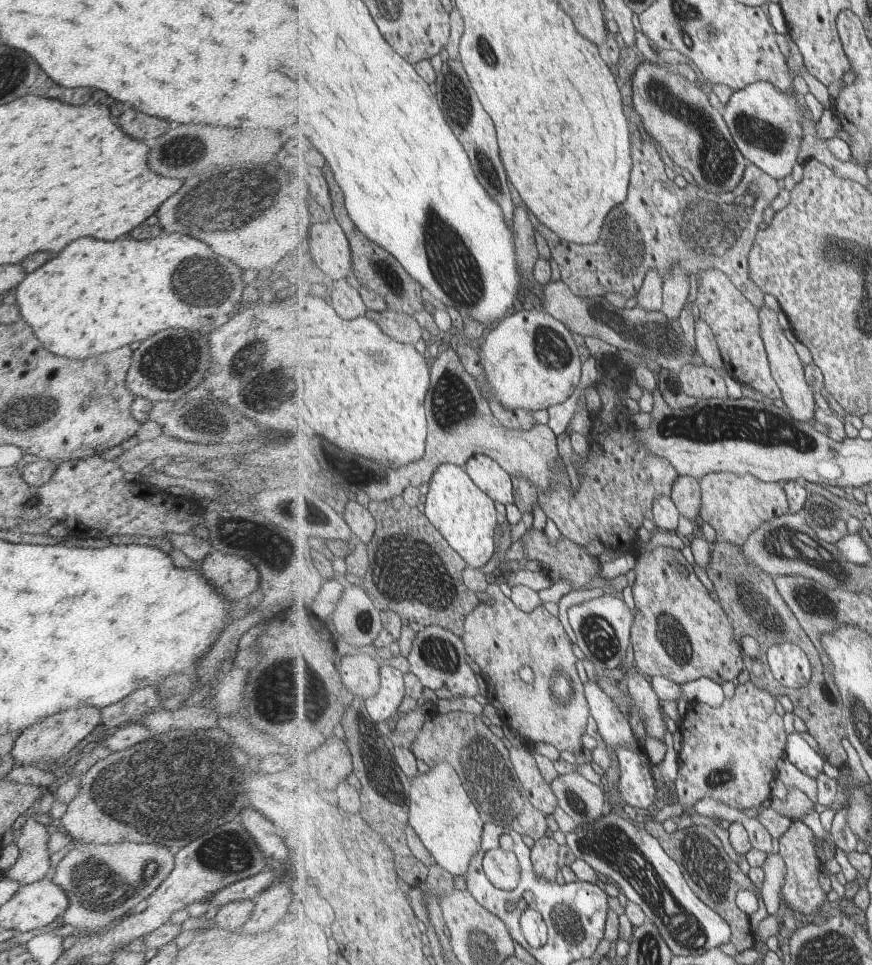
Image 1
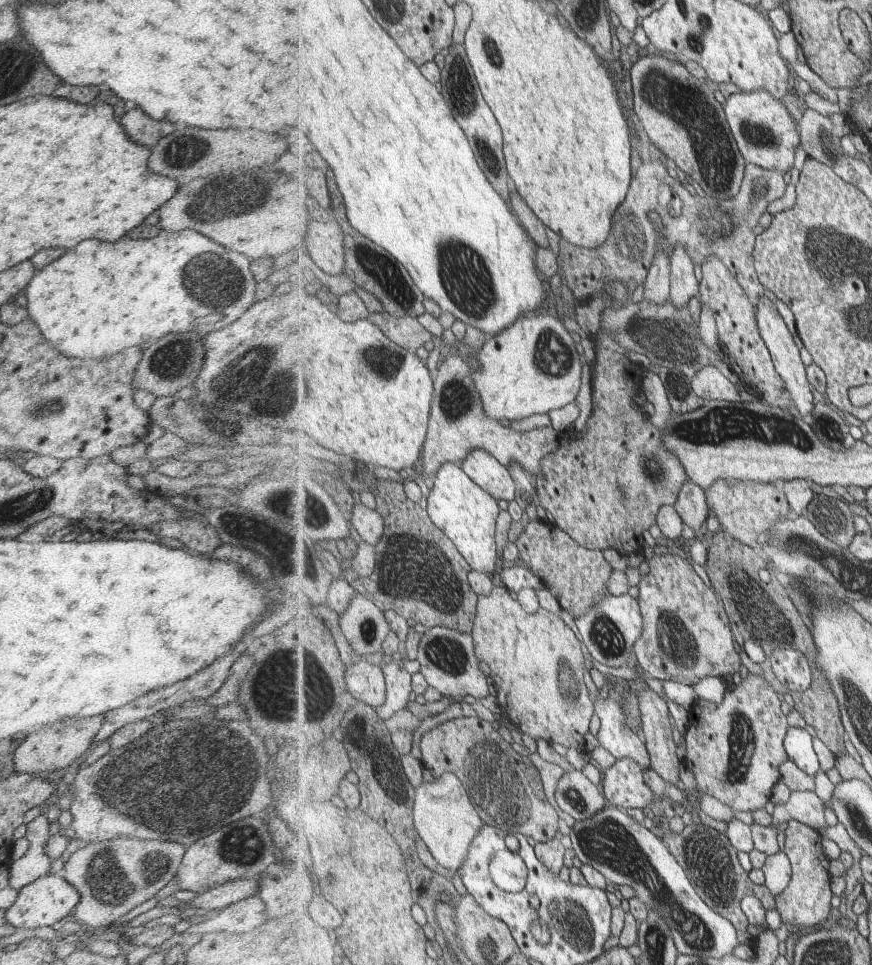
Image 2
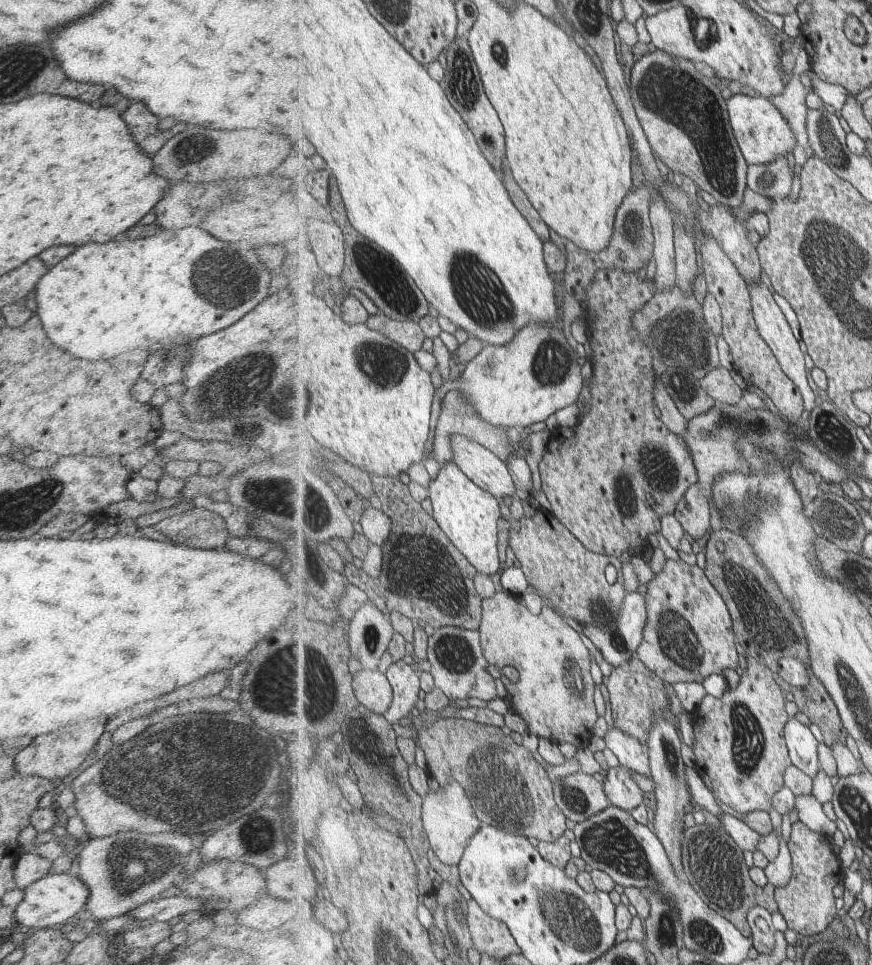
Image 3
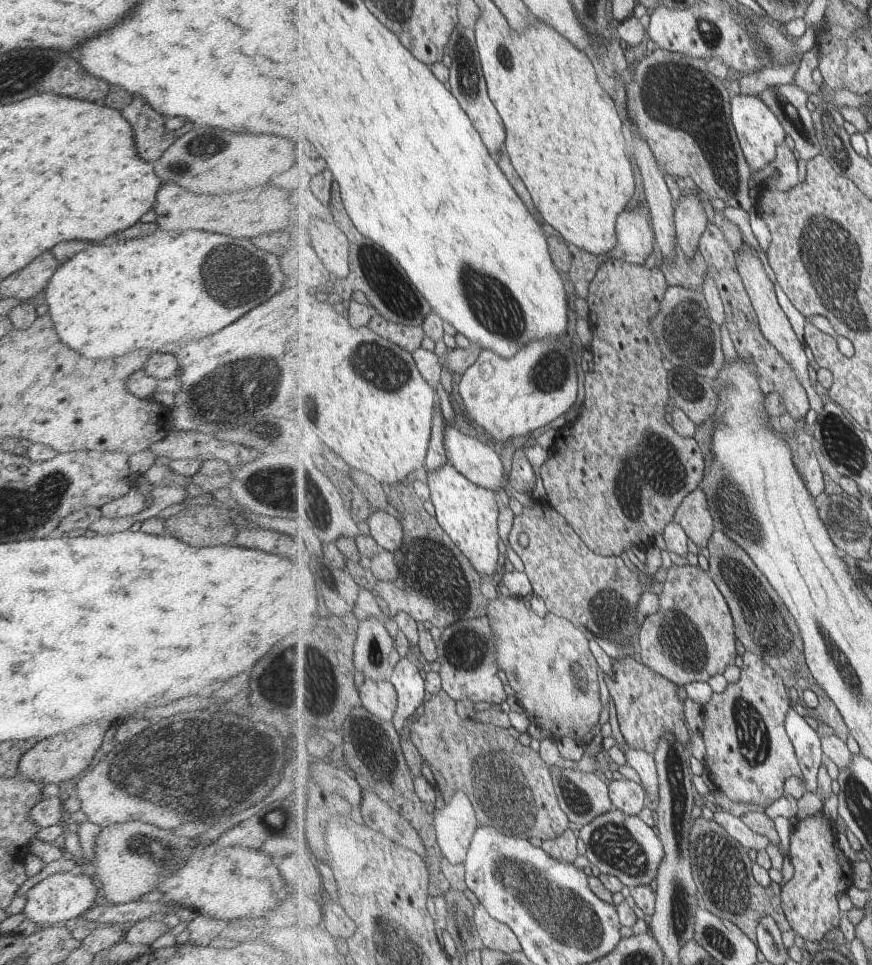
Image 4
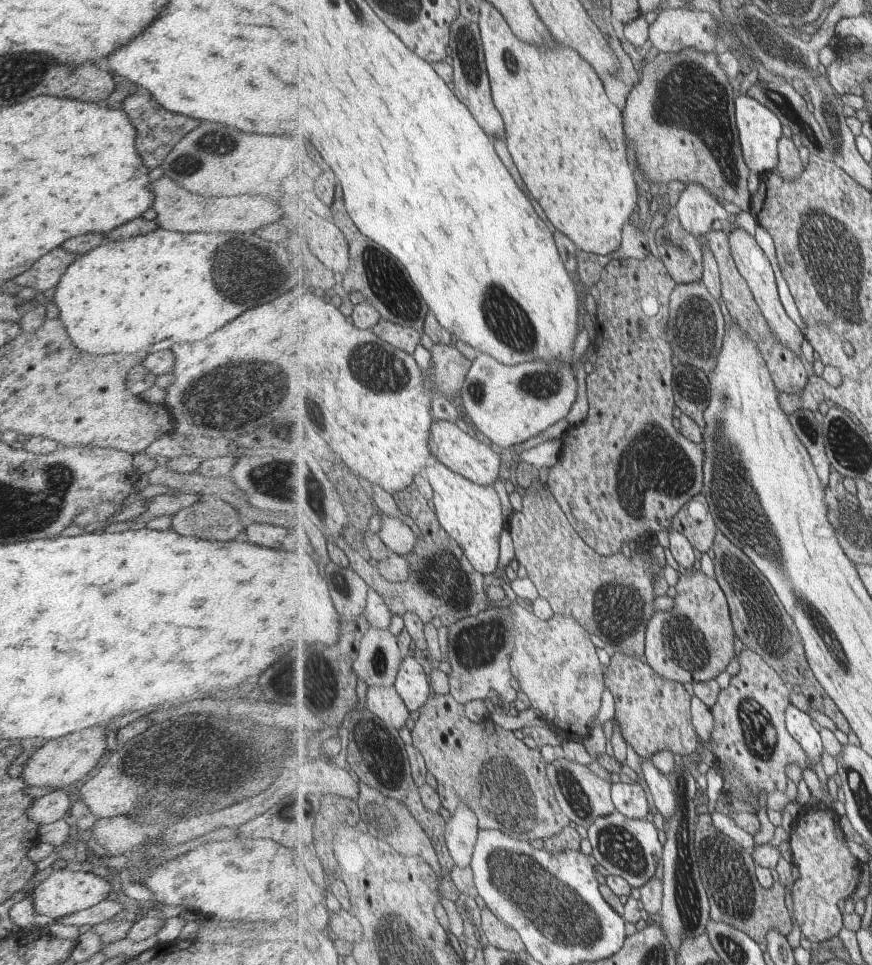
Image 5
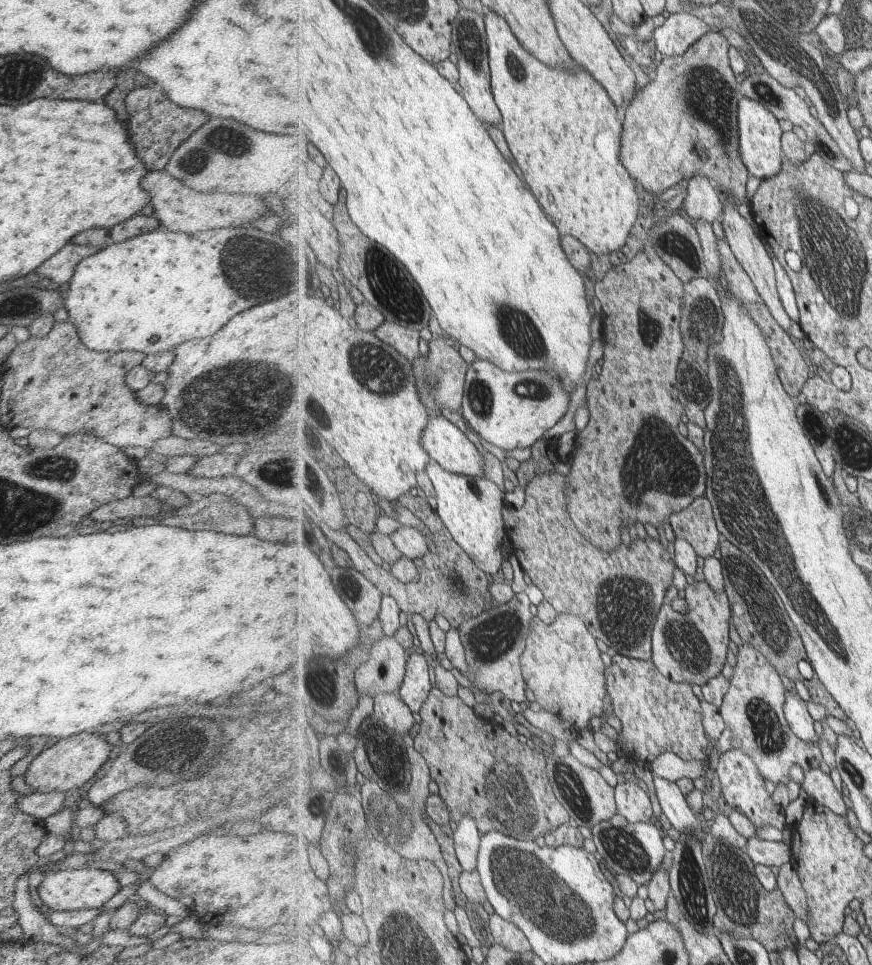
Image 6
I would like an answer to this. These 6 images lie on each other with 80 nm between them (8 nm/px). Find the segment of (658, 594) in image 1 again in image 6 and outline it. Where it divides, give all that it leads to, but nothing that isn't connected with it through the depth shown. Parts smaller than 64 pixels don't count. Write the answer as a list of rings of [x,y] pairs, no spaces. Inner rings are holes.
[[[706,580],[697,585],[687,584],[685,600],[688,604],[686,614],[677,612],[669,602],[663,605],[654,628],[652,660],[664,675],[675,682],[688,682],[698,688],[721,675],[729,658],[729,648],[734,648],[729,628],[731,606],[727,594],[717,593]]]

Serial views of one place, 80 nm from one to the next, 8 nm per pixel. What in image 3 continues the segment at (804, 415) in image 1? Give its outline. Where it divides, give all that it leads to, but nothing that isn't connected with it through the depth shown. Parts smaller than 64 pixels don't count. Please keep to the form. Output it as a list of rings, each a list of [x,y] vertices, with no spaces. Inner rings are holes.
[[[755,282],[750,285],[750,294],[753,300],[753,309],[755,310],[755,320],[757,320],[757,326],[759,326],[759,332],[761,332],[761,337],[769,344],[769,347],[773,352],[775,352],[775,356],[777,356],[777,360],[779,360],[779,364],[781,364],[781,368],[791,380],[793,380],[793,384],[795,384],[795,388],[799,388],[801,392],[803,392],[803,402],[805,402],[805,410],[811,412],[815,406],[817,406],[817,394],[815,394],[815,390],[811,388],[811,384],[809,384],[809,378],[807,378],[807,362],[805,362],[805,354],[803,354],[803,350],[801,350],[801,346],[799,346],[799,340],[797,340],[797,336],[793,334],[793,328],[791,328],[791,324],[789,324],[789,320],[785,318],[785,314],[783,314],[783,310],[779,308],[779,304],[775,302],[775,298],[773,298],[773,292],[769,290],[769,286],[765,286],[763,282]]]

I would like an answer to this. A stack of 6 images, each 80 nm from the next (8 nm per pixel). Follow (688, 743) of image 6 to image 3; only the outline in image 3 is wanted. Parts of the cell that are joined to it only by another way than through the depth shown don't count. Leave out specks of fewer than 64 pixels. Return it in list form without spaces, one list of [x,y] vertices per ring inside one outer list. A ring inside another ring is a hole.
[[[635,657],[613,669],[612,674],[603,678],[603,684],[610,694],[611,710],[616,728],[624,731],[628,736],[638,739],[642,745],[650,742],[650,733],[656,719],[664,719],[671,723],[677,720],[675,707],[678,705],[674,700],[668,699],[668,696],[672,696],[669,685]]]

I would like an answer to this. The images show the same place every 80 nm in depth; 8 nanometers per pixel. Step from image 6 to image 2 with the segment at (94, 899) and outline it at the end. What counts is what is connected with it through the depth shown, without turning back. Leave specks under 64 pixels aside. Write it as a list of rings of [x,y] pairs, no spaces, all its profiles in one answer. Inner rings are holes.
[[[44,875],[18,891],[15,902],[4,910],[5,922],[15,929],[35,930],[35,928],[57,927],[65,919],[69,919],[77,902],[79,902],[77,890],[71,884],[67,884],[62,876]]]

